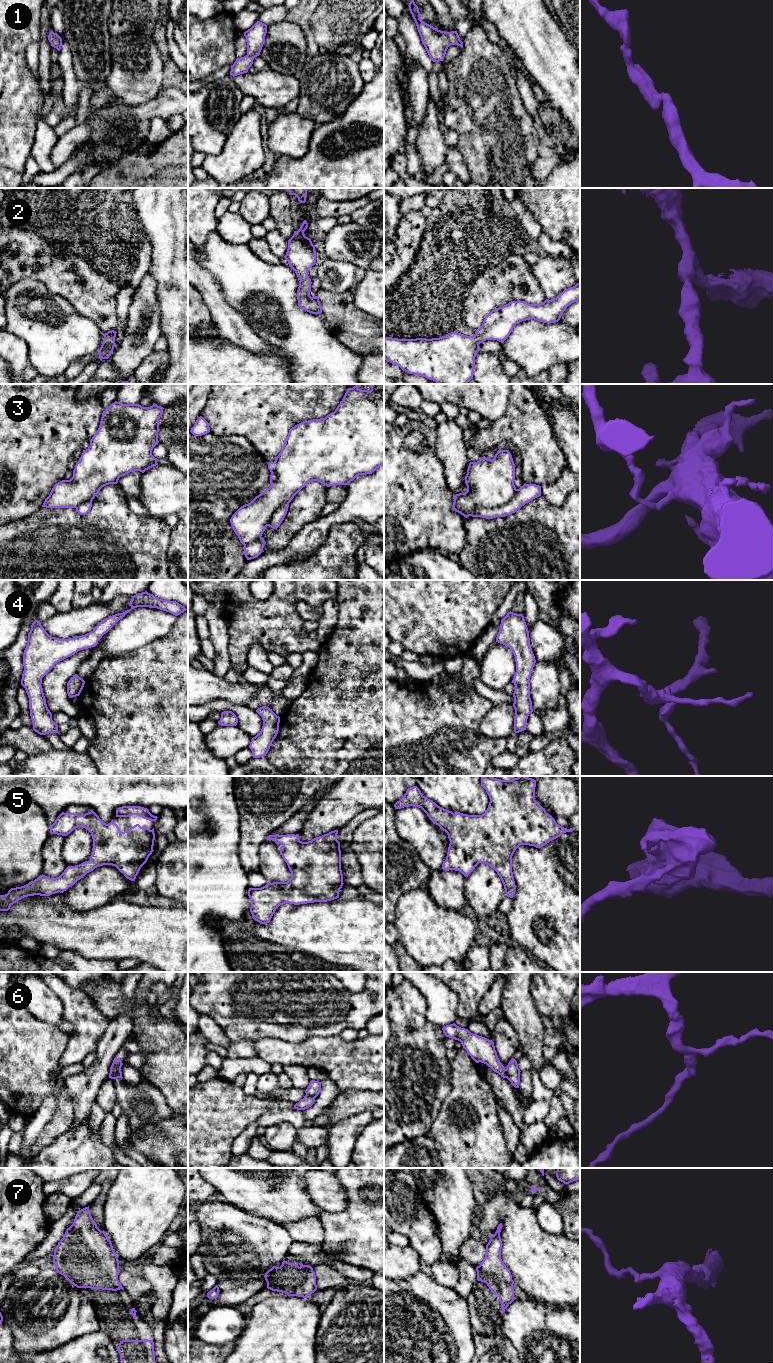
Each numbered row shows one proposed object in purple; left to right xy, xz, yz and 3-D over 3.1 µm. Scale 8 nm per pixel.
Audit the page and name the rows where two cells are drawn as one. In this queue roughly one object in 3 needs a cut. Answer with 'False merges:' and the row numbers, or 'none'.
False merges: 3, 6

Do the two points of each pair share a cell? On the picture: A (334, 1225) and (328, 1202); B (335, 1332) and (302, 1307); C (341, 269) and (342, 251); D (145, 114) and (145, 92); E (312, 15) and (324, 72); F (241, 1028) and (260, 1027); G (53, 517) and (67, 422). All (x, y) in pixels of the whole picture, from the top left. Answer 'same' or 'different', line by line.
A: different
B: different
C: different
D: different
E: different
F: same
G: different

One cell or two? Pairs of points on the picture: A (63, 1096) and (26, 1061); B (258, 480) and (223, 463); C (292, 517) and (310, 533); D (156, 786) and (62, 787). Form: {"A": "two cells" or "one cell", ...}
{"A": "one cell", "B": "one cell", "C": "two cells", "D": "one cell"}

